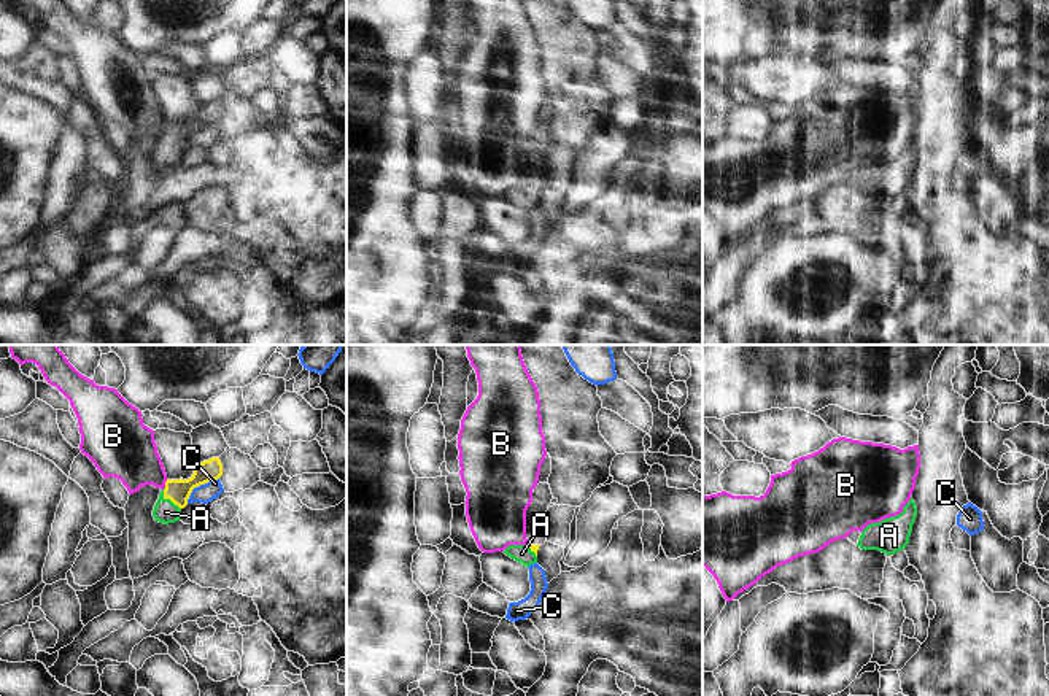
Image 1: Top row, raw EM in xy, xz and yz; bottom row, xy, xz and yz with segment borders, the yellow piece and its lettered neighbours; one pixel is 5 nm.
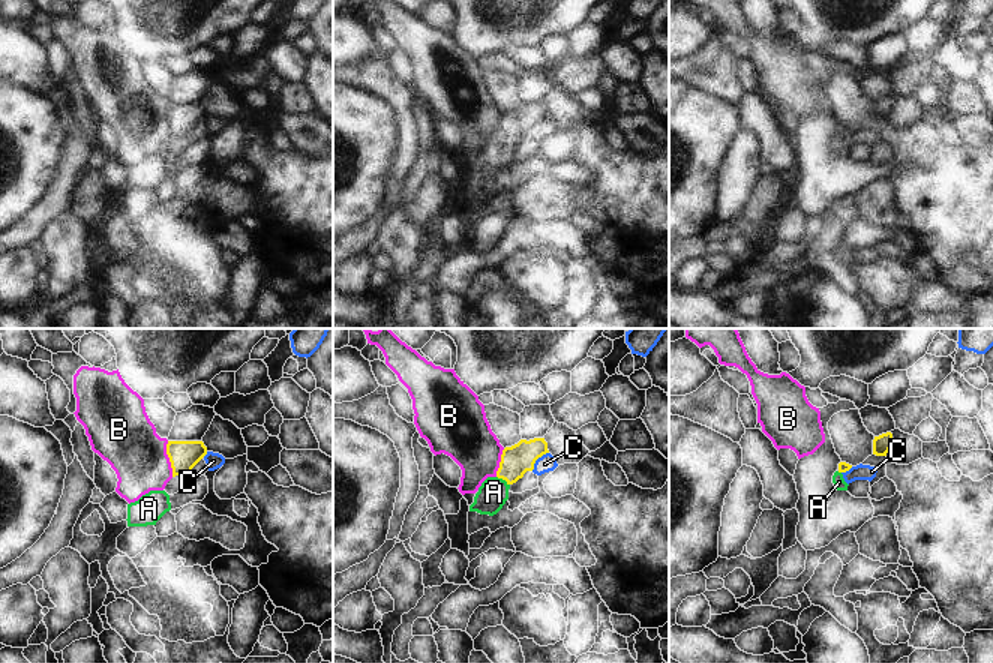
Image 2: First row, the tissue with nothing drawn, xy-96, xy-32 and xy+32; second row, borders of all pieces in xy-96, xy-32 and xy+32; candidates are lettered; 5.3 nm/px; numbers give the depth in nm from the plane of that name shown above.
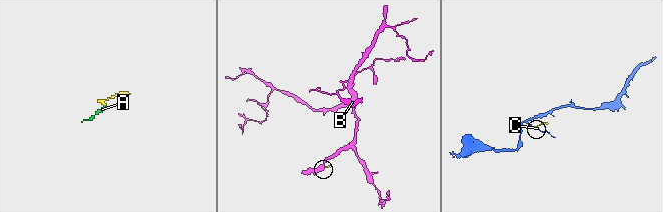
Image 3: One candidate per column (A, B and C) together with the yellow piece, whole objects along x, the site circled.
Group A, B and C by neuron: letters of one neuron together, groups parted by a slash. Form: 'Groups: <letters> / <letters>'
Groups: A / B / C

